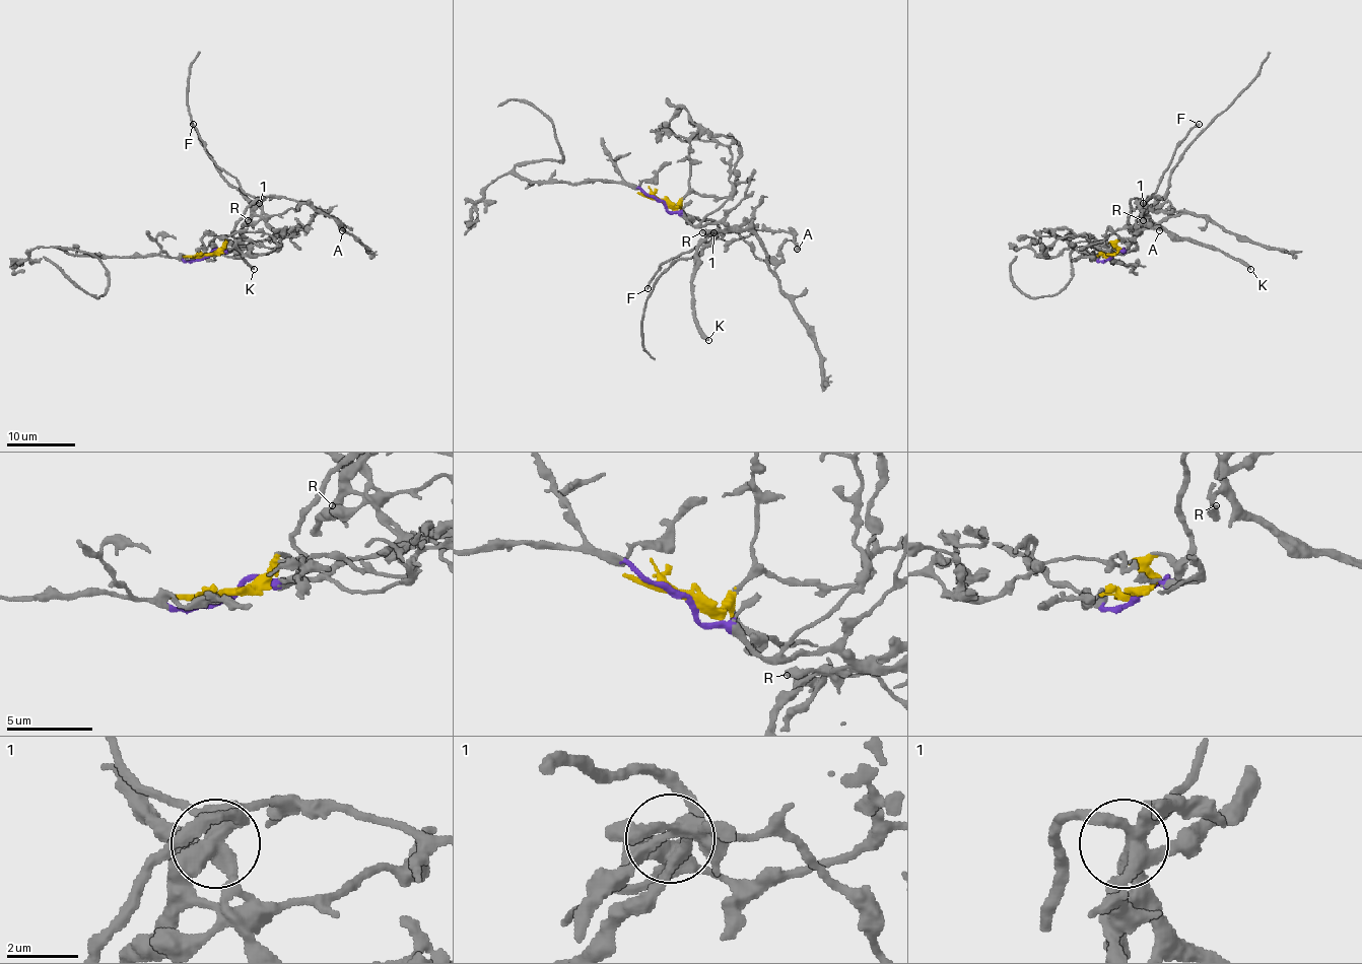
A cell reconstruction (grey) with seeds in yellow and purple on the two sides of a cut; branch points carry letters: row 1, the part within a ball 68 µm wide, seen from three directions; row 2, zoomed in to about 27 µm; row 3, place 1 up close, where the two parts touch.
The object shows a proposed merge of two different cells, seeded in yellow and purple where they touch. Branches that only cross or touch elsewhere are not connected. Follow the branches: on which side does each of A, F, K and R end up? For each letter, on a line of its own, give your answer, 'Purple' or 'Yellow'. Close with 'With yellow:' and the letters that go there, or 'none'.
A: Yellow
F: Yellow
K: Yellow
R: Yellow
With yellow: A, F, K, R

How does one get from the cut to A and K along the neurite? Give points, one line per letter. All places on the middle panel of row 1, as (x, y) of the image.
A: (661, 200), (679, 208), (688, 222), (710, 218), (723, 239), (784, 230), (798, 250)
K: (661, 200), (679, 208), (688, 222), (710, 218), (718, 225), (698, 246), (691, 275), (691, 313), (708, 340)

